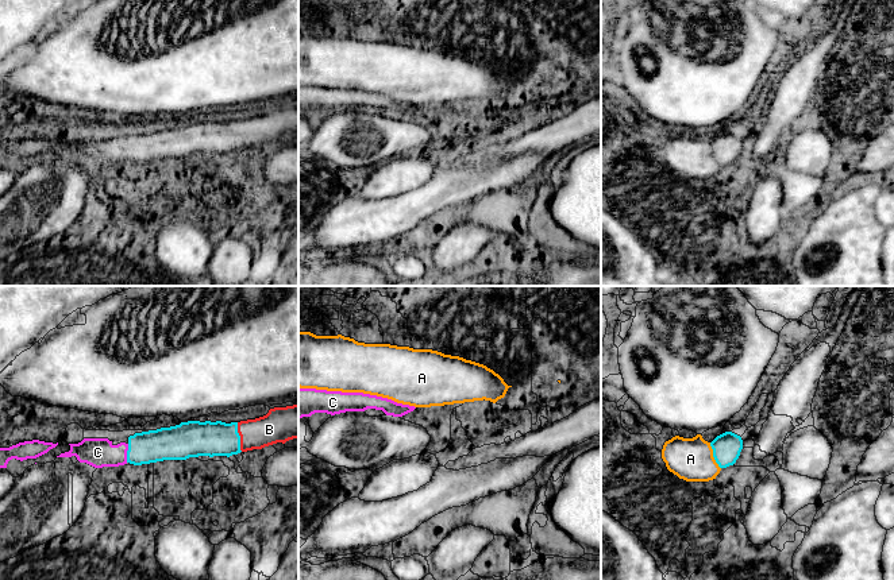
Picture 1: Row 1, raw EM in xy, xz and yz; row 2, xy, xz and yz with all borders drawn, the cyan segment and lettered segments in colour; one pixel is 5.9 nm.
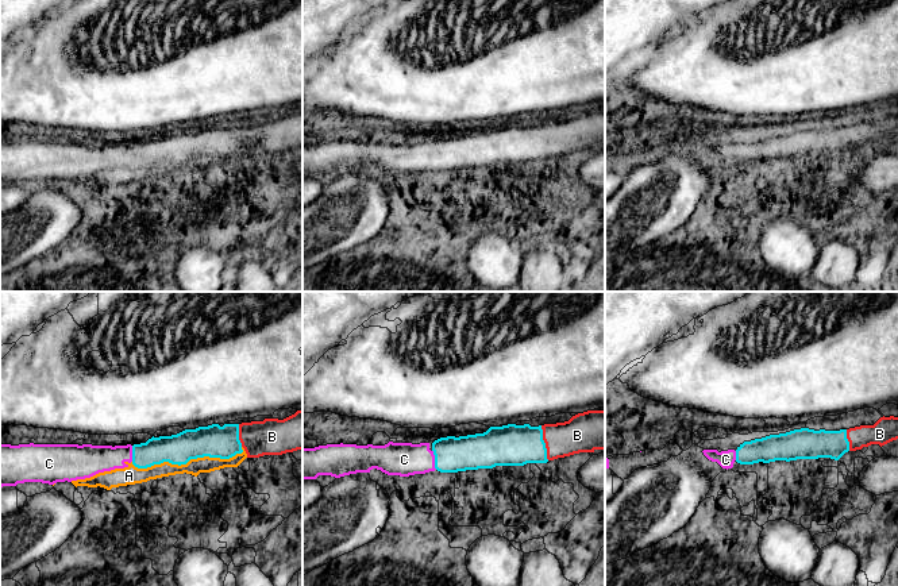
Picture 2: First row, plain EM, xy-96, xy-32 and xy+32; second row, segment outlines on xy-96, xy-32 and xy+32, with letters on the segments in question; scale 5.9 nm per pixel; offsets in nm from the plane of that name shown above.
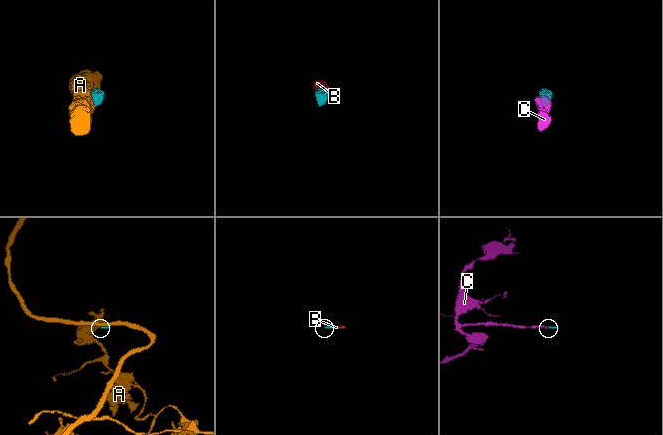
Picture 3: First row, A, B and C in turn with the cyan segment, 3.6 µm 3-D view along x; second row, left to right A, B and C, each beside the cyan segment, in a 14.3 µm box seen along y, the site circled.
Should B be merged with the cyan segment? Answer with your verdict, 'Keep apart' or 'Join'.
Join

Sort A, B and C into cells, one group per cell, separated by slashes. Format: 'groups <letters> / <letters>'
groups A / B C

